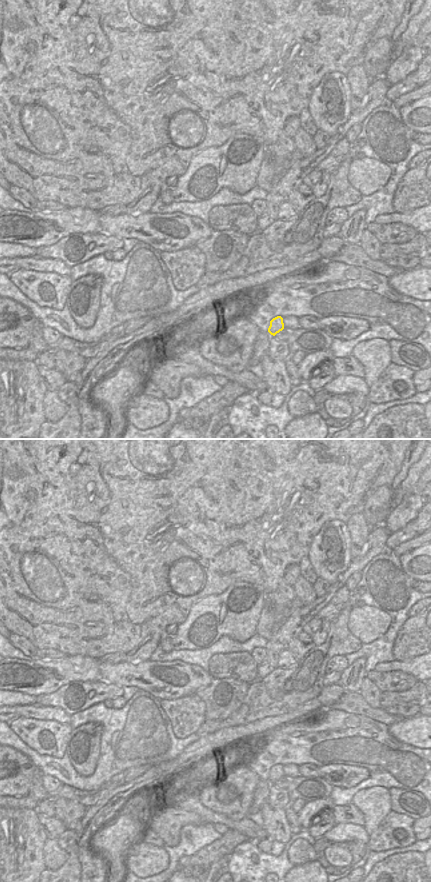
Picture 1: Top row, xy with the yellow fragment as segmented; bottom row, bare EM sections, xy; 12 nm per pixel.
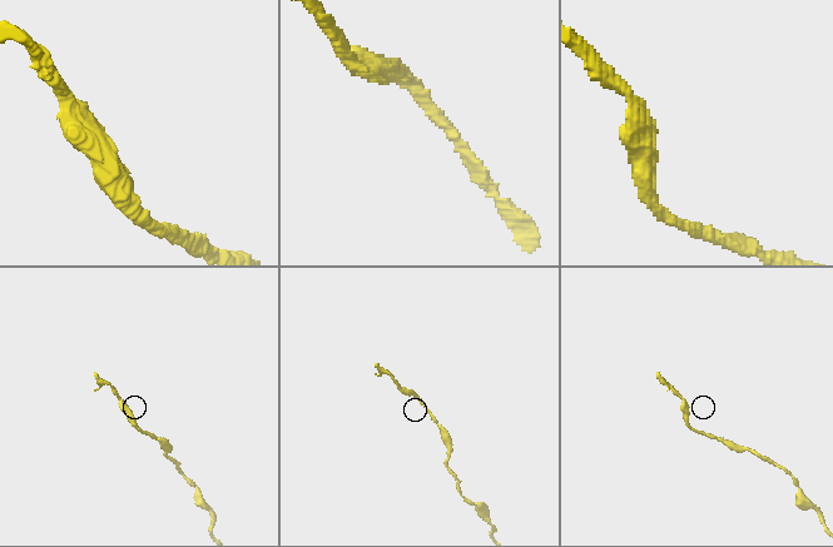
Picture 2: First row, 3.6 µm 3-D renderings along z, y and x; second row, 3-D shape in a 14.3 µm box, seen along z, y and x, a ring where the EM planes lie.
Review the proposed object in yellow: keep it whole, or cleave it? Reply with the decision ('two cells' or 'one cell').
one cell

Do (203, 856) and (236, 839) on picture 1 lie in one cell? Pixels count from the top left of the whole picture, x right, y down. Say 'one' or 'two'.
one

